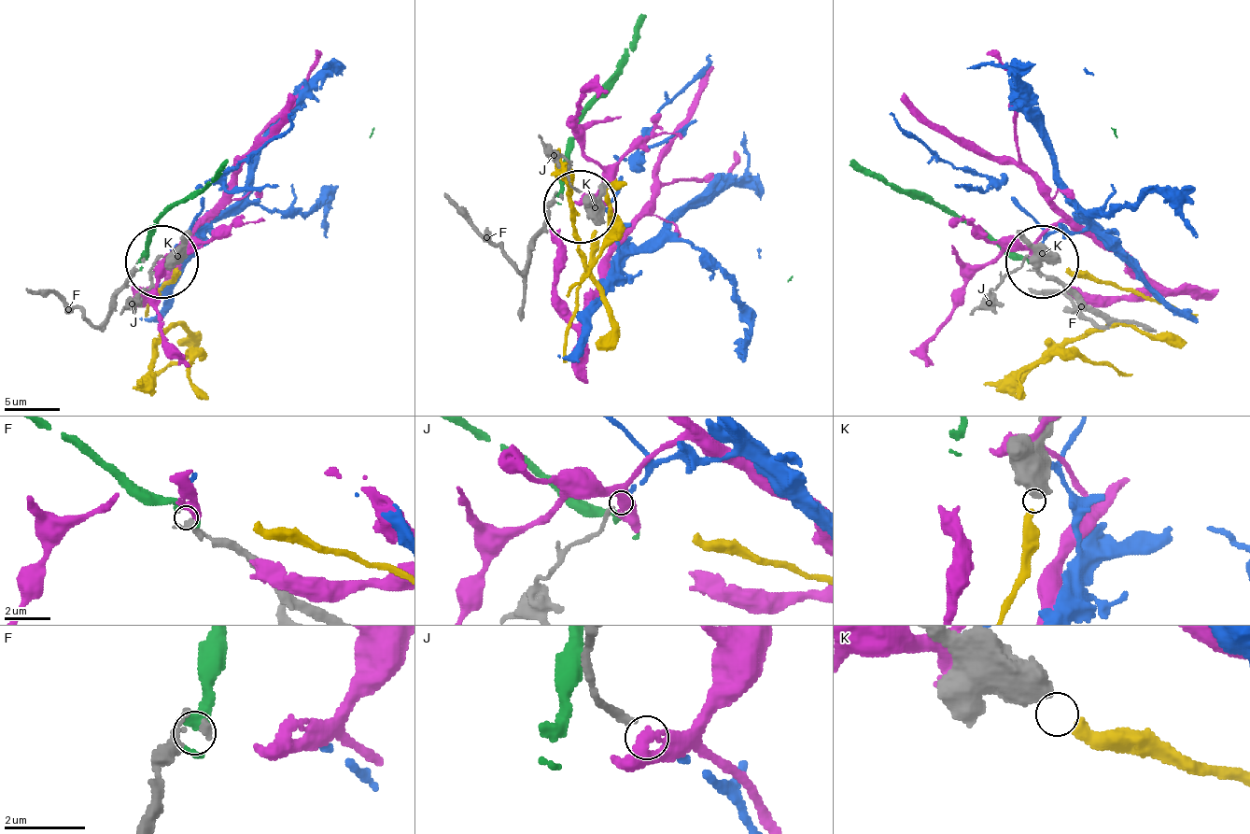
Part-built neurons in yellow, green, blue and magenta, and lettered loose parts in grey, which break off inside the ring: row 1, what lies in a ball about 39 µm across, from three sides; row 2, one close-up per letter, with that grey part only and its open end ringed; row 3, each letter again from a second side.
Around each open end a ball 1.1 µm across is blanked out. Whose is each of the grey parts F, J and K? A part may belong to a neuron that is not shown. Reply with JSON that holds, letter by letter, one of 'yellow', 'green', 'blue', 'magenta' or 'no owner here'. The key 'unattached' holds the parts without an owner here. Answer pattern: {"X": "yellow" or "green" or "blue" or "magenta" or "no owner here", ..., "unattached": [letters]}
{"F": "green", "J": "blue", "K": "yellow", "unattached": []}

